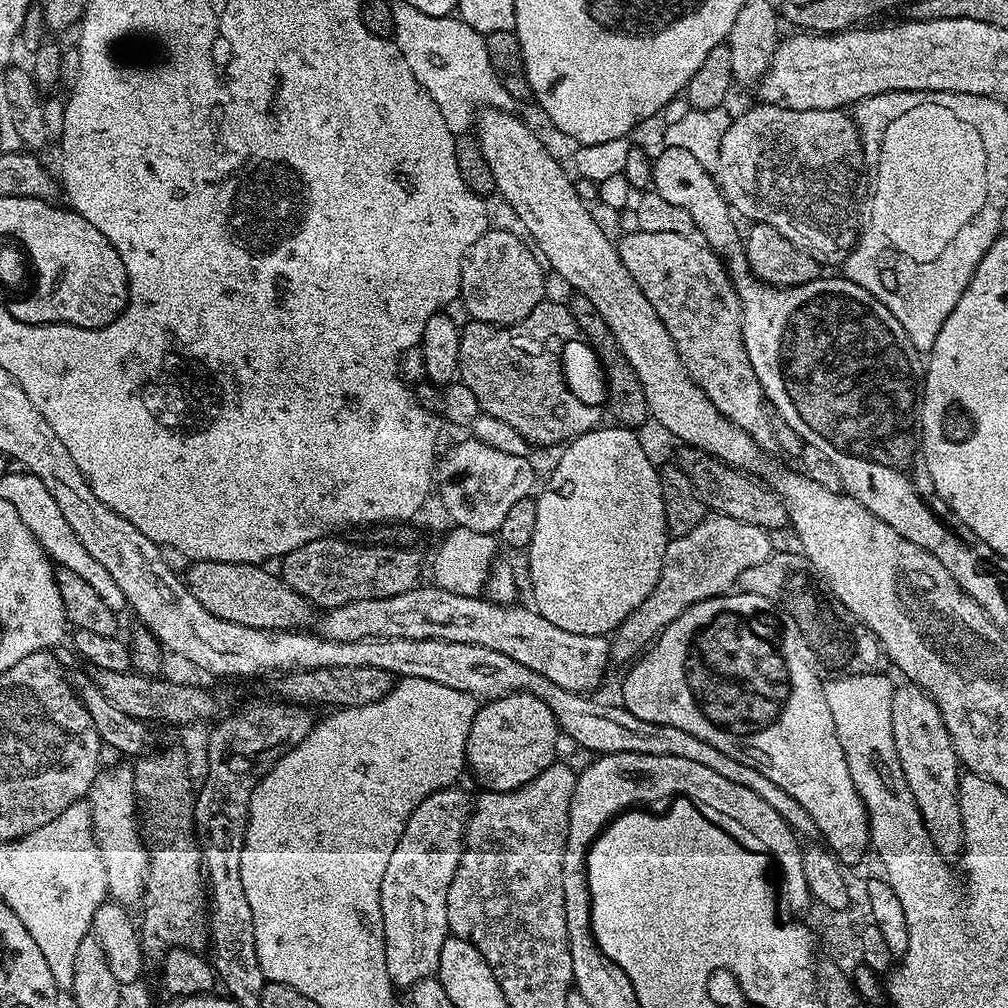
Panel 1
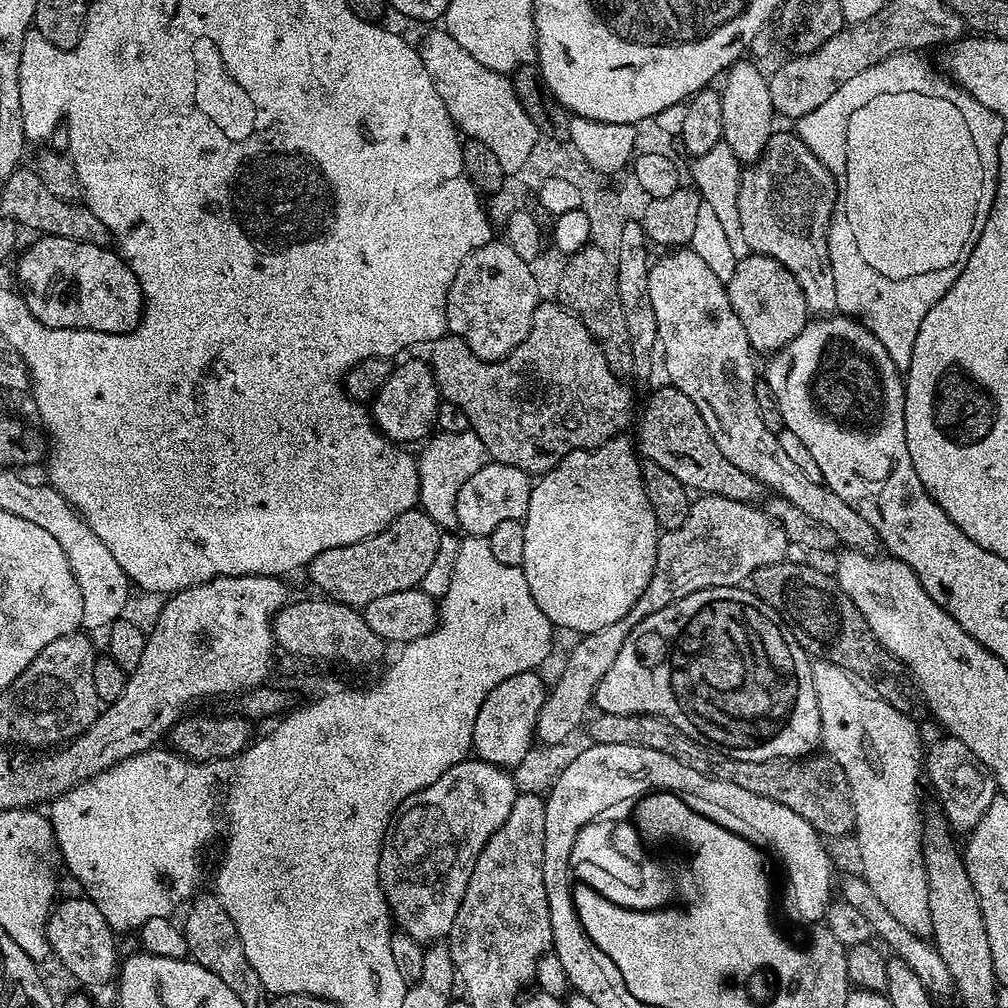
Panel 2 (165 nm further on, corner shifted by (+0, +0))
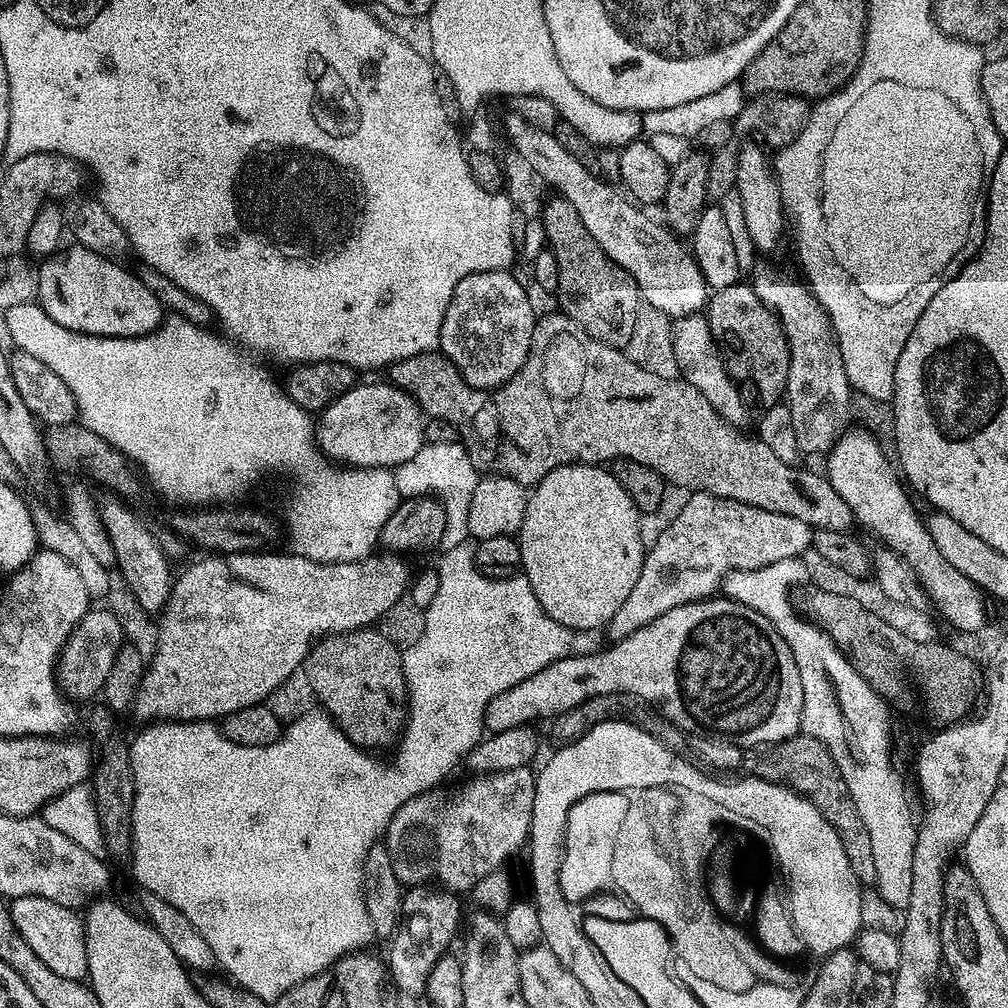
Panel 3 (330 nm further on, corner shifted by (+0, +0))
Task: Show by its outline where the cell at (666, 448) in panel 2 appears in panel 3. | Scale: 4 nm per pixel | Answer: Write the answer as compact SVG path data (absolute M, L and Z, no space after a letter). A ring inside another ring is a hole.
M559 310L552 311L549 316L541 315L537 319L532 341L530 342L530 354L526 358L526 362L520 367L518 374L514 374L514 378L507 380L501 388L489 390L487 388L475 388L472 384L467 384L464 375L454 366L454 362L439 350L421 350L415 352L410 358L391 365L391 383L407 391L416 400L425 417L433 420L445 420L455 426L464 449L470 454L470 462L474 462L476 471L480 474L505 476L519 484L535 486L540 483L542 478L546 478L546 474L550 474L550 470L560 468L564 464L604 466L620 458L634 458L634 462L642 462L642 466L650 466L650 470L658 470L660 477L671 487L673 484L676 488L685 488L685 493L688 494L705 492L718 498L742 502L746 506L770 510L774 514L786 514L790 518L798 518L798 522L806 522L813 530L825 528L826 530L846 532L853 527L851 524L854 524L854 517L850 506L846 506L842 494L838 494L838 490L834 490L834 486L828 481L827 475L820 473L819 476L816 472L807 472L804 468L781 462L766 447L766 442L762 442L755 437L742 436L744 434L741 431L726 423L714 410L714 406L710 406L710 402L706 402L706 398L702 398L702 394L698 394L698 390L694 390L694 386L690 386L682 378L667 380L655 374L650 374L647 370L642 370L641 366L638 366L637 363L632 362L627 357L624 350L611 348L602 342L598 342L593 336L586 334L586 330L582 326L578 326L578 322L574 322Z

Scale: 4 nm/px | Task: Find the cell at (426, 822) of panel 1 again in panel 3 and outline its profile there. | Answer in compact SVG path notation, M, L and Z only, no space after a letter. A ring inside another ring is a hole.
M531 767L515 768L514 770L506 770L505 772L497 772L495 770L485 771L483 774L476 774L473 780L468 780L456 793L451 796L448 792L440 792L444 790L433 790L430 792L423 792L414 798L410 798L410 802L406 802L394 814L394 818L388 824L386 833L386 847L388 850L388 857L394 866L394 874L398 874L401 882L409 882L408 880L418 880L414 882L426 882L422 880L437 880L441 889L447 890L449 893L464 894L471 893L475 888L477 882L482 878L486 878L486 874L497 871L501 867L500 864L507 858L511 852L526 844L532 830L532 815L534 814L534 790L536 789L537 773Z

